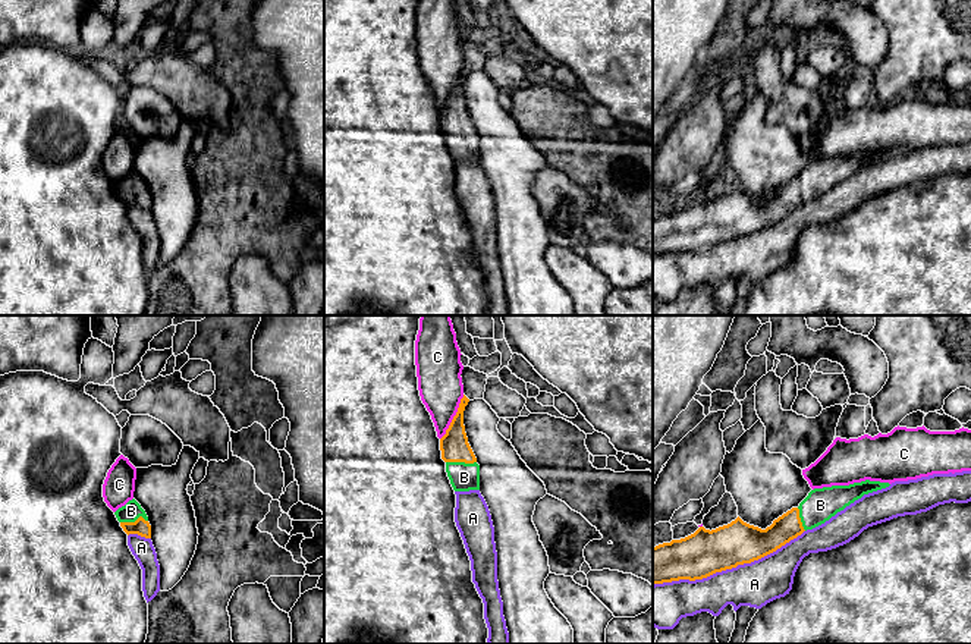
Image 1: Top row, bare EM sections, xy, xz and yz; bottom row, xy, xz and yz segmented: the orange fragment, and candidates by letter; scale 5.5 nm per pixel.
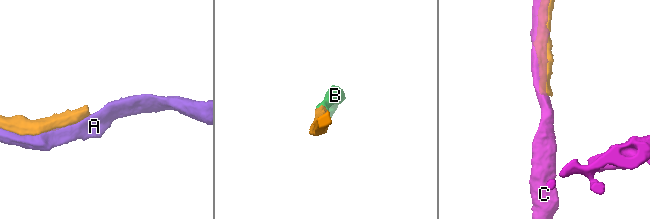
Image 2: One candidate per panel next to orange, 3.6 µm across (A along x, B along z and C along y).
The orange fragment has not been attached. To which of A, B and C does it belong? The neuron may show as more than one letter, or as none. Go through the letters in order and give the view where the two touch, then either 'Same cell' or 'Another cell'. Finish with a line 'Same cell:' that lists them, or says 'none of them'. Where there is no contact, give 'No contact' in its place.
A: Touches orange in yz. Another cell
B: Touches orange in xz. Same cell
C: Touches orange in xz. Another cell
Same cell: B

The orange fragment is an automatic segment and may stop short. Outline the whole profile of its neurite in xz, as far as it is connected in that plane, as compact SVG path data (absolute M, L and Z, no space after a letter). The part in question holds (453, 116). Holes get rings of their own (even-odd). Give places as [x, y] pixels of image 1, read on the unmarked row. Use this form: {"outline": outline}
{"outline": "M463 66L456 87L440 110L441 131L455 163L480 161L480 136L468 114L463 82L469 70Z"}

